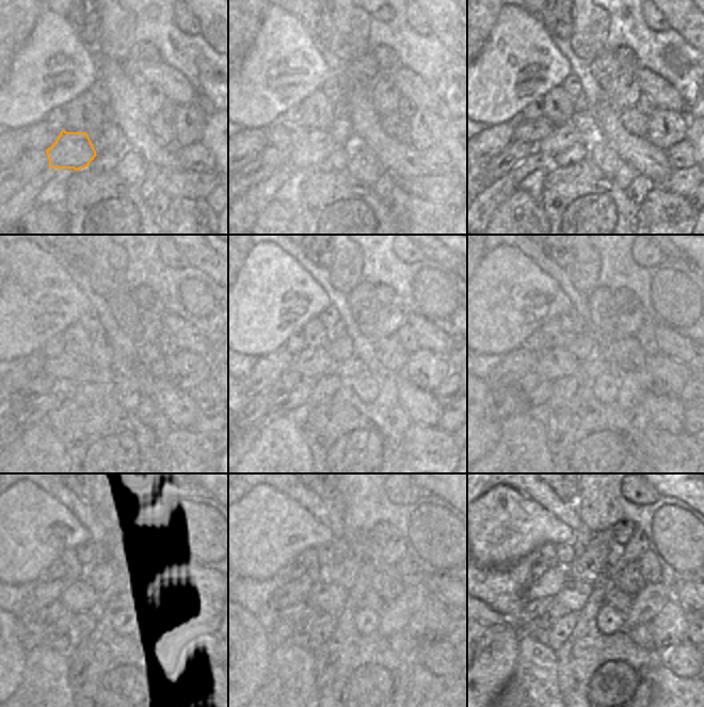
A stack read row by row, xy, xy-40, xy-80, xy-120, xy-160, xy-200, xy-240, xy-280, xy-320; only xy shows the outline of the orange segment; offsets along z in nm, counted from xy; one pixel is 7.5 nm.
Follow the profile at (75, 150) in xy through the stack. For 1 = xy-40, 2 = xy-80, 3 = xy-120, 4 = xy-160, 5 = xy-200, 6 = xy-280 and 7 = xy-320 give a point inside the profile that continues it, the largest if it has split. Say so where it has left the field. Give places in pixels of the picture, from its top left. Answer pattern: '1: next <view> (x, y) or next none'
1: next xy-40 (315, 146)
2: next xy-80 (563, 137)
3: next xy-120 (88, 372)
4: next xy-160 (349, 369)
5: next xy-200 (591, 368)
6: next xy-280 (362, 592)
7: next xy-320 (621, 601)

